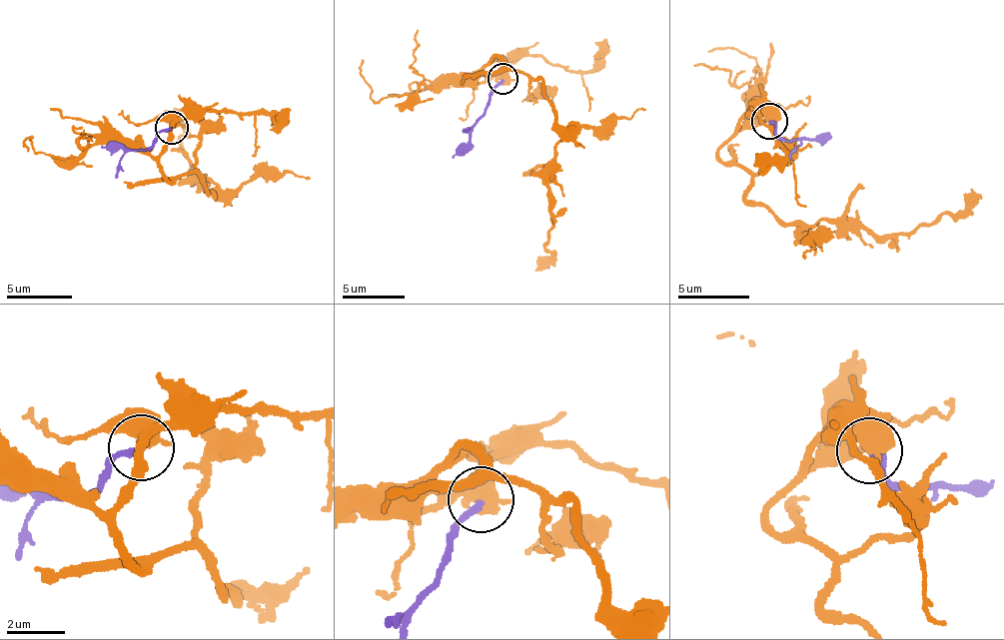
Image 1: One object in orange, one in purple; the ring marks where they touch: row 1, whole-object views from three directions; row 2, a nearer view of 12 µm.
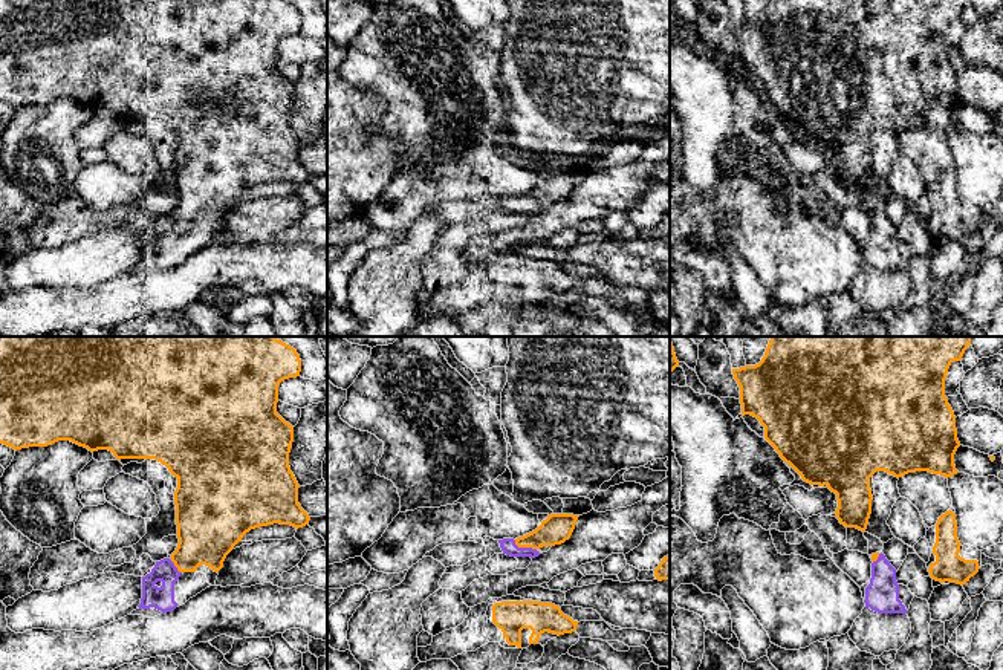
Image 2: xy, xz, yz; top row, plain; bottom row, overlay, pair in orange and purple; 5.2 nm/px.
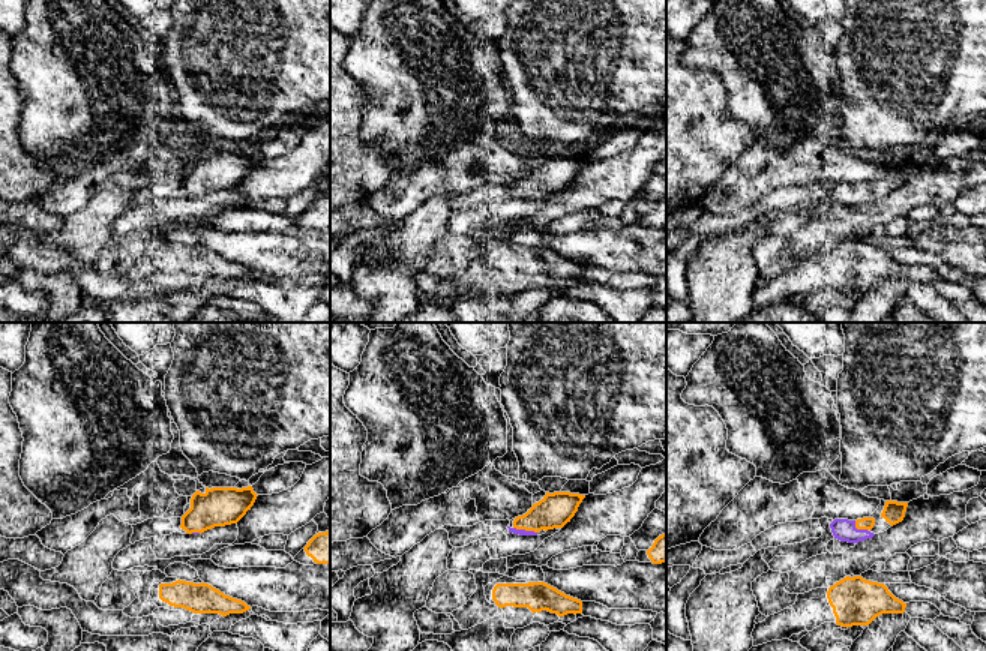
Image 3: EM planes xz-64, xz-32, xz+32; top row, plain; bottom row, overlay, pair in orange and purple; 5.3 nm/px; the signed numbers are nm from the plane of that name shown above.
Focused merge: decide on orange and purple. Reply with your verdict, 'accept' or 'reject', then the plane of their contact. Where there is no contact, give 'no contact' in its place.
accept; contact in xz

